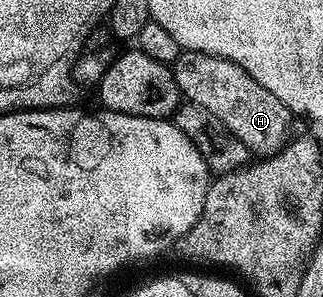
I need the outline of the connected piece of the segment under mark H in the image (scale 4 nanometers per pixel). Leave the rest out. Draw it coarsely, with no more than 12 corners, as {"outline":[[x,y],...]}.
{"outline":[[179,50],[181,98],[255,156],[275,155],[290,111],[240,65]]}

